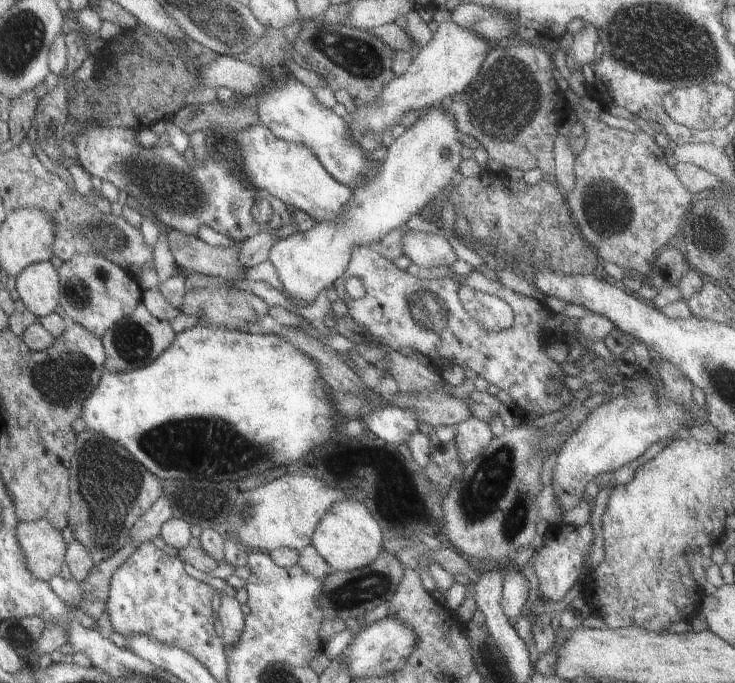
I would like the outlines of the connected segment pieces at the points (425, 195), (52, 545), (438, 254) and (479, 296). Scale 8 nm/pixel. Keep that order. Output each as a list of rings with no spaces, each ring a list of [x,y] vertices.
[[[442,105],[432,108],[424,118],[412,124],[402,136],[394,139],[388,146],[384,164],[372,179],[351,192],[347,205],[330,221],[316,221],[312,229],[297,231],[283,240],[277,239],[269,249],[268,260],[275,267],[280,290],[284,295],[293,297],[299,304],[313,304],[322,292],[333,287],[333,283],[344,275],[351,260],[352,252],[357,247],[376,247],[384,236],[392,230],[406,226],[409,219],[419,214],[452,181],[459,170],[462,160],[460,132],[456,129],[455,119],[451,118]]]
[[[46,520],[18,522],[15,538],[27,570],[37,580],[48,582],[61,572],[67,548],[61,532]]]
[[[408,226],[403,228],[401,248],[403,254],[423,271],[434,266],[452,266],[458,259],[442,233],[427,234],[412,230]]]
[[[472,287],[460,288],[458,295],[463,310],[486,331],[508,329],[513,324],[513,311],[503,299]]]

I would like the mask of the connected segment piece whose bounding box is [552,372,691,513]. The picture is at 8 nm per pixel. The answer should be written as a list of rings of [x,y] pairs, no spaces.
[[[647,372],[645,375],[647,375],[647,378],[642,388],[640,388],[640,384],[634,384],[629,380],[628,386],[626,386],[629,390],[626,394],[620,394],[614,400],[603,403],[596,410],[592,410],[588,419],[579,427],[579,430],[576,430],[572,437],[560,448],[558,458],[554,462],[554,468],[552,468],[552,490],[556,495],[555,501],[558,504],[558,513],[559,510],[565,513],[578,506],[583,500],[587,484],[599,474],[613,473],[625,464],[628,465],[628,463],[640,457],[652,444],[667,436],[675,435],[676,438],[685,436],[685,429],[682,429],[682,426],[691,426],[689,424],[691,415],[687,414],[687,407],[680,407],[669,402],[663,392],[663,386],[660,386],[661,394],[663,394],[662,398],[656,398],[654,388],[650,384],[649,375]]]

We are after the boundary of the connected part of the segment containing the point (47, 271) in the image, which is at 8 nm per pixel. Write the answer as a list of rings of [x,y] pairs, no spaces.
[[[50,261],[33,263],[16,278],[20,300],[31,313],[44,317],[59,305],[59,275]]]

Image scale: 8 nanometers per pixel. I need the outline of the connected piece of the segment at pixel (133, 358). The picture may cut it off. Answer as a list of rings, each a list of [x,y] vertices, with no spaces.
[[[139,306],[125,318],[118,320],[114,326],[108,328],[101,337],[101,344],[107,355],[103,369],[109,372],[128,371],[144,367],[153,362],[176,337],[168,321],[162,321],[151,316],[145,306]]]

